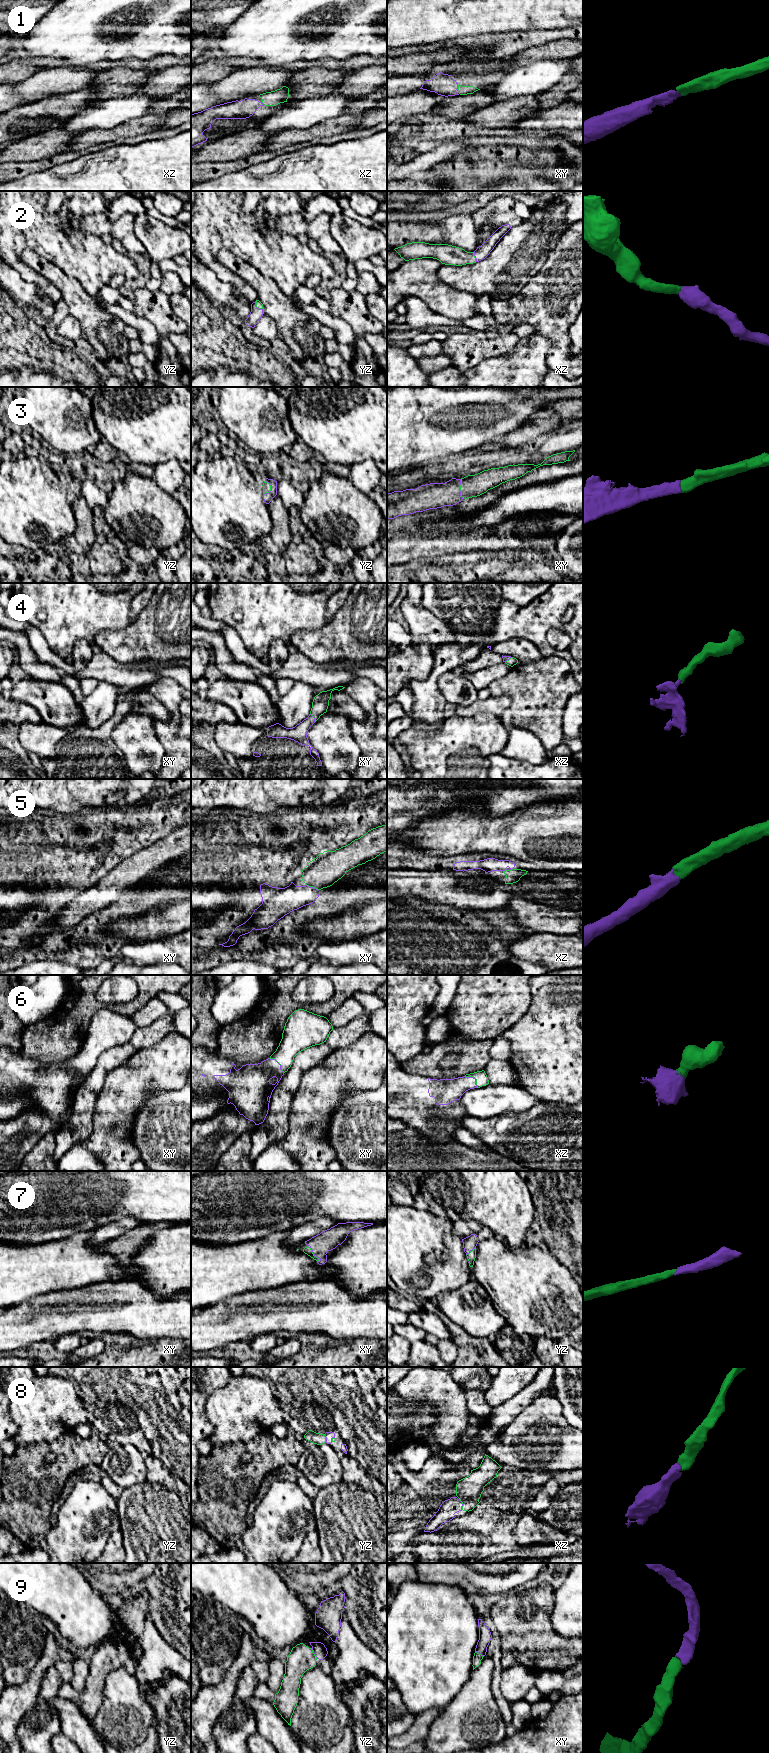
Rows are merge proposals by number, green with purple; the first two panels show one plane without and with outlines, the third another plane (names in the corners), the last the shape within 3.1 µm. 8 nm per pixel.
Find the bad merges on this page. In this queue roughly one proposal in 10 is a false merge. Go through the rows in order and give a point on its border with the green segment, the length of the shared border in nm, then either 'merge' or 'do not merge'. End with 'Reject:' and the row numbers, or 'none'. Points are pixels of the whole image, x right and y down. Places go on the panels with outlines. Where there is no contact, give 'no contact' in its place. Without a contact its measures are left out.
1: meets green in xy at (458, 87); contact 30 nm long; merge
2: meets green in xz at (474, 257); contact 80 nm long; merge
3: meets green in xy at (460, 489); contact 160 nm long; merge
4: meets green in xy at (313, 716); contact 80 nm long; merge
5: meets green in xy at (312, 886); contact 120 nm long; merge
6: meets green in xz at (474, 1077); contact 140 nm long; merge
7: meets green in xy at (313, 1254); contact 150 nm long; merge
8: meets green in xz at (462, 1503); contact 90 nm long; merge
9: meets green in yz at (313, 1653); contact 100 nm long; merge
Reject: none

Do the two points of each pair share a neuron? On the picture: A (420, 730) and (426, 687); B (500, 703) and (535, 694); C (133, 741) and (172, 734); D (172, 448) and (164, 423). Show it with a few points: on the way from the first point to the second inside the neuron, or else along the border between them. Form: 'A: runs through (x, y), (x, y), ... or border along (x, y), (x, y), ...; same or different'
A: runs through (426, 719), (426, 698); same
B: border along (508, 696), (510, 704), (499, 717); different
C: border along (152, 720), (154, 731), (162, 744); different
D: runs through (172, 442), (172, 431), (170, 429); same

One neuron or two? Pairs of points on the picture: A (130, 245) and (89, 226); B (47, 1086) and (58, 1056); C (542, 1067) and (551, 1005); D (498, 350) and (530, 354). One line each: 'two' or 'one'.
A: one
B: two
C: one
D: two

